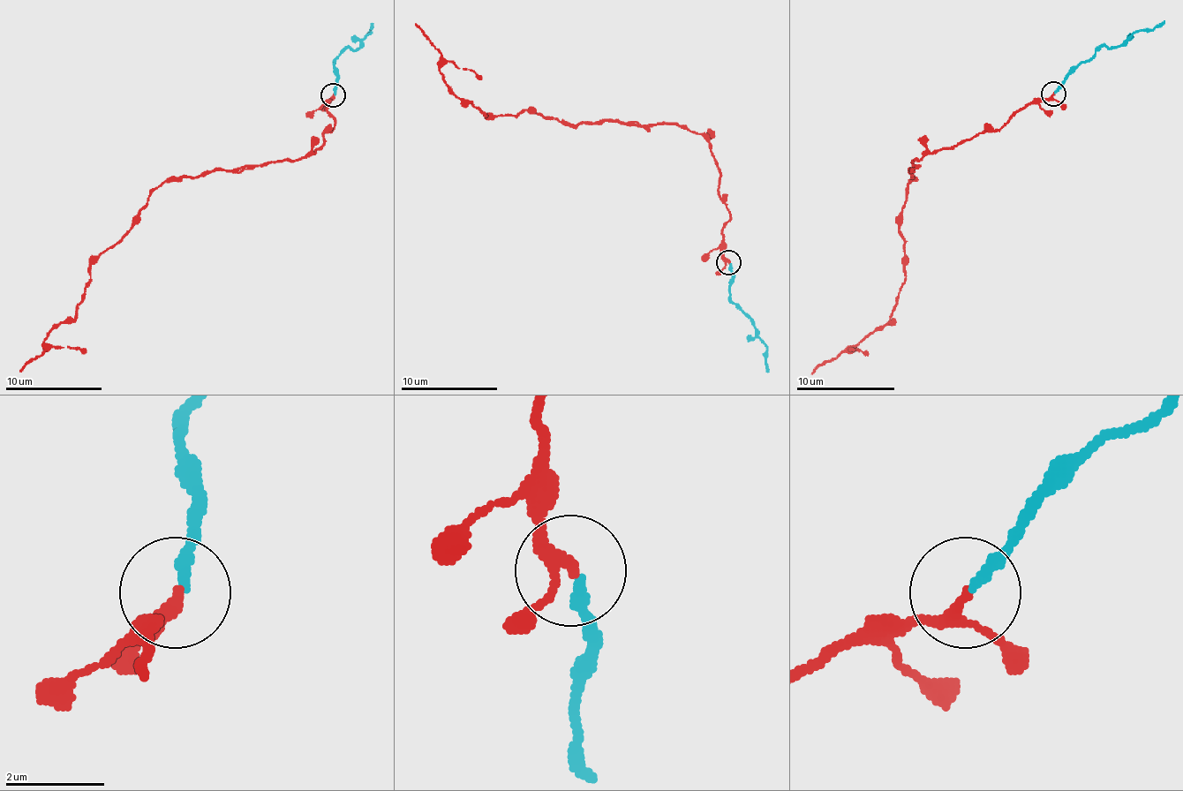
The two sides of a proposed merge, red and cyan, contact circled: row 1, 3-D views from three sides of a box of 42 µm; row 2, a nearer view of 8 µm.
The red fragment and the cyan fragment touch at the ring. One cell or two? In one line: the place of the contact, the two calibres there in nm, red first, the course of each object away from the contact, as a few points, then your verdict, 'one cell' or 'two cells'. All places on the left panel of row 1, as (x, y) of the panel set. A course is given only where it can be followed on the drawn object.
at (333, 94); 220 nm thick on the red side, 240 nm on the other; red runs (334, 94), (334, 128), (305, 157), (166, 179), (91, 267), (76, 315), (20, 371); cyan runs (334, 94), (336, 70), (334, 63), (346, 48), (357, 48), (370, 33), (372, 24); one cell

